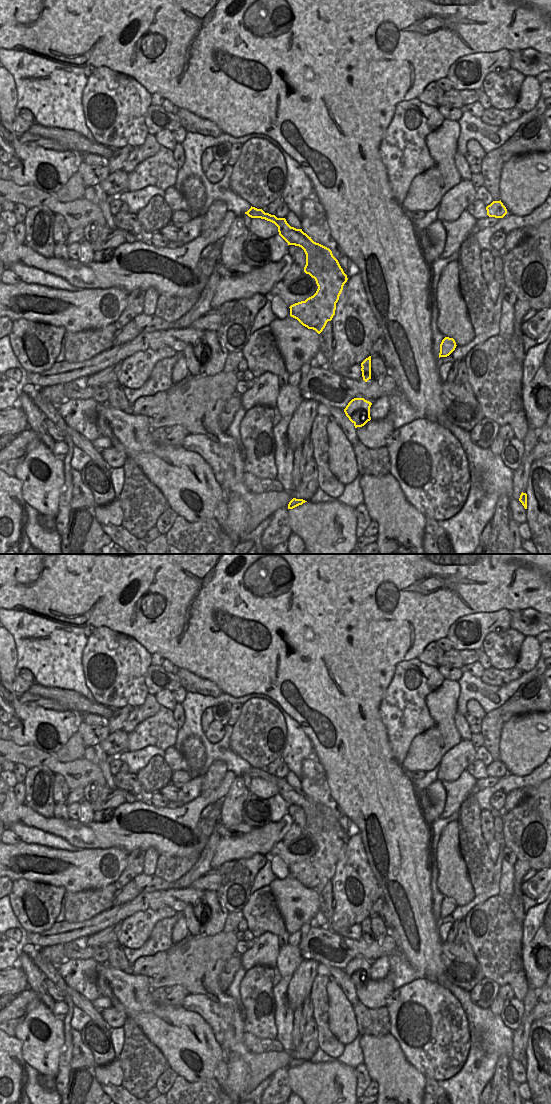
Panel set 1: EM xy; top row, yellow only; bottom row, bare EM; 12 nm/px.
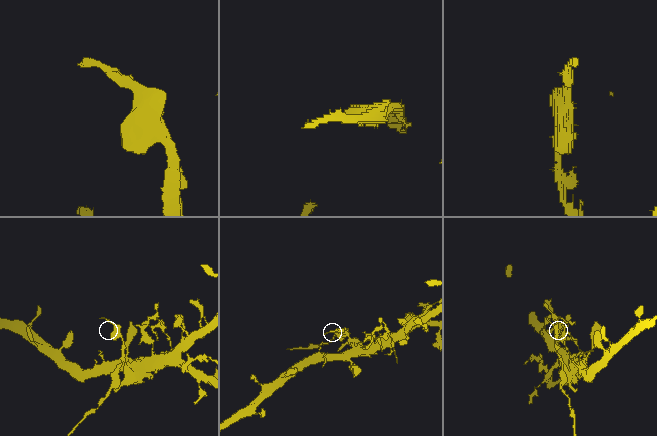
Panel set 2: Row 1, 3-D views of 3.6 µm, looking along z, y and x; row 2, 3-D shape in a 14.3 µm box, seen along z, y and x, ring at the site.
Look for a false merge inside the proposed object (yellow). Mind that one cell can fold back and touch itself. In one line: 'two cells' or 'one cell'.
two cells

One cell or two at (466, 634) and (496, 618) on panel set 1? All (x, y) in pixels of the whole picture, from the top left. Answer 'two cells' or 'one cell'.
one cell

